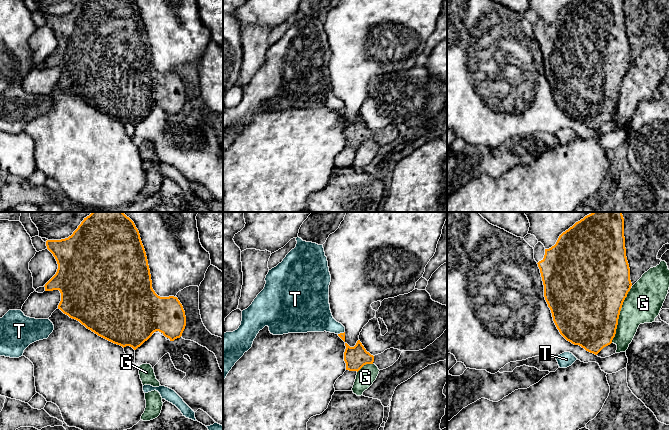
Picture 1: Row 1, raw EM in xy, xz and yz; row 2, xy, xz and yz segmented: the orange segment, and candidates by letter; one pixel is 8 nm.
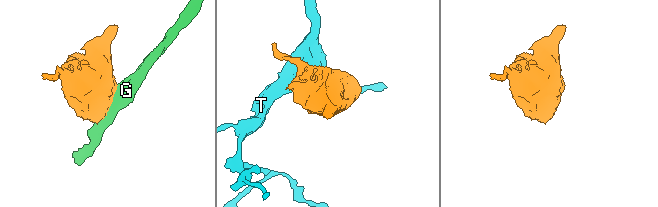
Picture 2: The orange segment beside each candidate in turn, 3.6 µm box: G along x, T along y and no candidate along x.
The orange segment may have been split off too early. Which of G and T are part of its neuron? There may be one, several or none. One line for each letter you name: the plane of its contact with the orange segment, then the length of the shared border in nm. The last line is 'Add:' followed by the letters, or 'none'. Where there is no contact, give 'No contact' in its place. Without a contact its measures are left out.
Add: none

